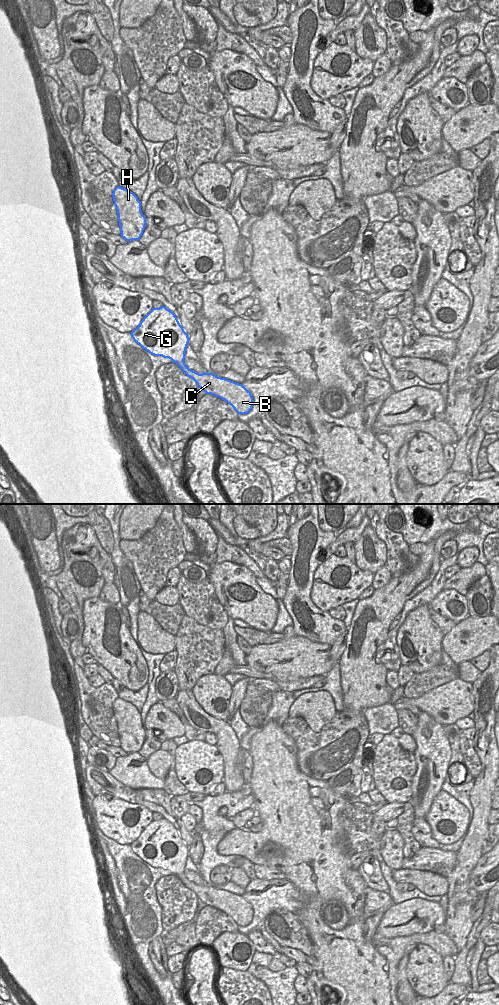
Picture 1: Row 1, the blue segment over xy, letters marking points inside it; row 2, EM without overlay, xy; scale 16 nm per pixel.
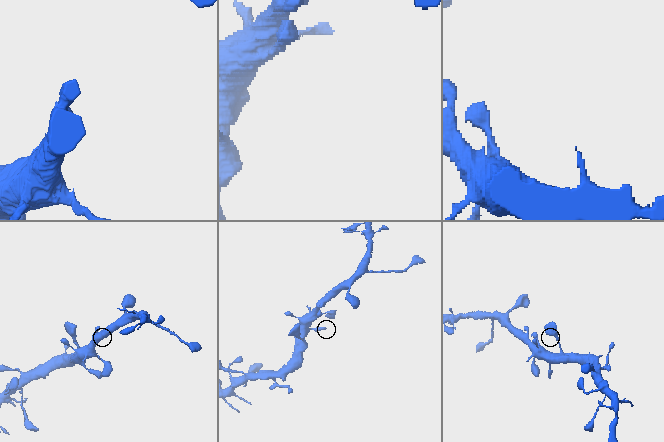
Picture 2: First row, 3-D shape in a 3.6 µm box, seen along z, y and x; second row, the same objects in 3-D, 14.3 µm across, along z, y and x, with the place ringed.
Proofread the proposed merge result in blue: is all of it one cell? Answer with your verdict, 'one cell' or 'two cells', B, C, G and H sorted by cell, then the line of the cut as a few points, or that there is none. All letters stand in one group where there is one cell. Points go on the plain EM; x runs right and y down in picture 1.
one cell; B C G H; no cut

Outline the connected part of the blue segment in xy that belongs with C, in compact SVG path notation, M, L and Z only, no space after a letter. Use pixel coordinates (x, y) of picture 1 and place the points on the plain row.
M165 818L153 820L130 846L150 866L171 871L206 906L226 913L238 926L247 926L252 921L252 906L242 896L214 885L199 886L186 878L184 871L189 855L188 846L175 826Z

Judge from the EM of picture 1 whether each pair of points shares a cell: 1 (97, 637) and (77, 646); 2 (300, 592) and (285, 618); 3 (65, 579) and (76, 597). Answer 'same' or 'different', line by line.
1: different
2: different
3: same

